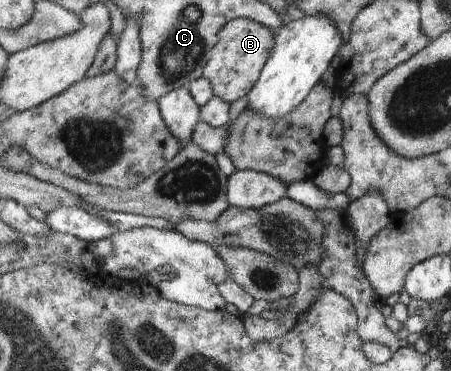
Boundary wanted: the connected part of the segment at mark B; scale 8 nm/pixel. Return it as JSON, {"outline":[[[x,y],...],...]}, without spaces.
{"outline":[[[249,18],[228,21],[218,34],[219,41],[213,48],[211,61],[206,65],[204,77],[213,84],[213,93],[219,99],[231,104],[252,91],[269,56],[272,55],[275,34],[260,22]]]}

